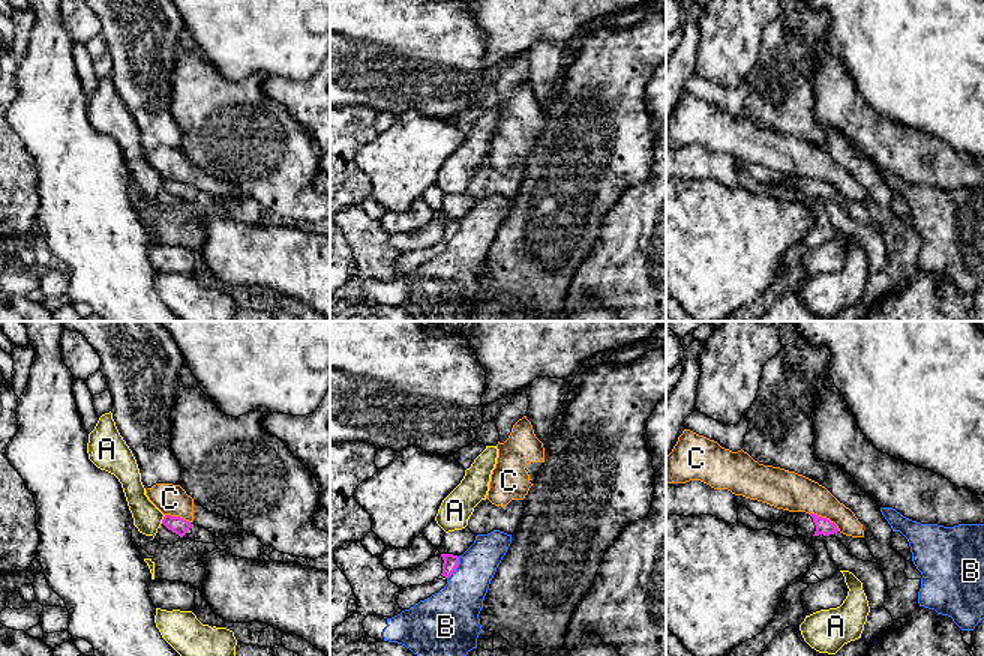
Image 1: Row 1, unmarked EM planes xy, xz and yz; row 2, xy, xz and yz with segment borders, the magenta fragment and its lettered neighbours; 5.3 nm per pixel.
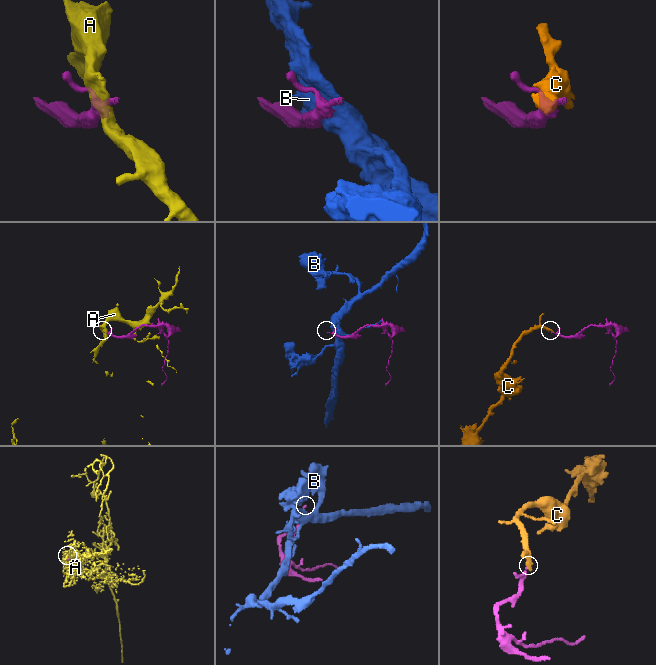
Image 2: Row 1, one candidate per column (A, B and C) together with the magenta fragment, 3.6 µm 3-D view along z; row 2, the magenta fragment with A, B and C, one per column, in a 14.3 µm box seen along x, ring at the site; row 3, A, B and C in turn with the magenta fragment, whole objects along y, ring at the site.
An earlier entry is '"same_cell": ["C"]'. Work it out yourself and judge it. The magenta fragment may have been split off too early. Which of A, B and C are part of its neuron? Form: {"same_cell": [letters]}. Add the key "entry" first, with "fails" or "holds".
{"entry": "fails", "same_cell": []}

